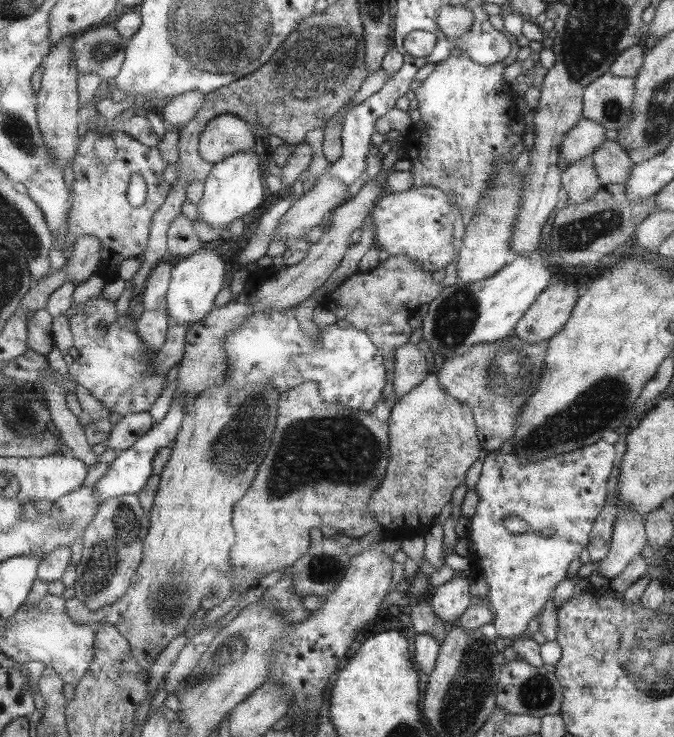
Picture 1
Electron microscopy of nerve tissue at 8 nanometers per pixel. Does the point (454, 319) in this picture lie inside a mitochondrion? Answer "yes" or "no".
yes

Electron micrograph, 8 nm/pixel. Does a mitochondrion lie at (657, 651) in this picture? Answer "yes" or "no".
yes

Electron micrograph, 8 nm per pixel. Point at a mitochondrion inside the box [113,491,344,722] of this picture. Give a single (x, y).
(174, 593)

